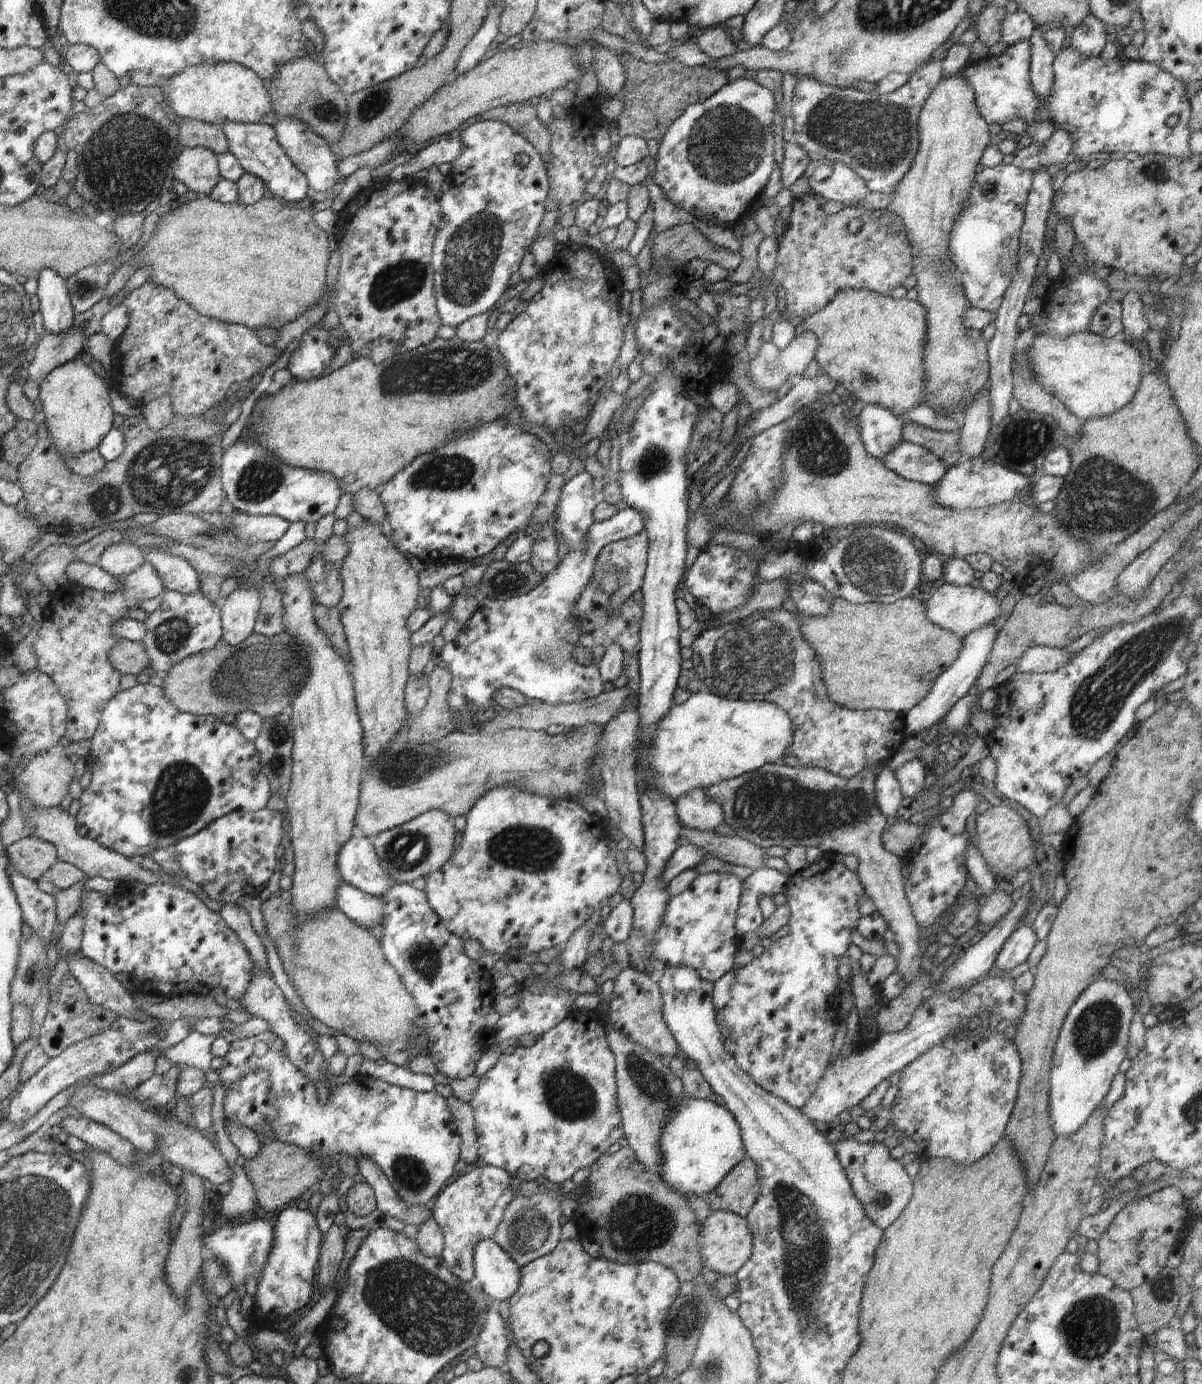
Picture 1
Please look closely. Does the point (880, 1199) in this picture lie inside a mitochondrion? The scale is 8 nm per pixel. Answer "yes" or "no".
yes

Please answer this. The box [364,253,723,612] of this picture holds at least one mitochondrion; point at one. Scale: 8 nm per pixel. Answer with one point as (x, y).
(450, 370)

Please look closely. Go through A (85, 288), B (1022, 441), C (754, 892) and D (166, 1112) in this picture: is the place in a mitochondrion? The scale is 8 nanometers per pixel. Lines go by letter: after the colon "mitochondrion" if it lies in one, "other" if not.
A: mitochondrion
B: mitochondrion
C: other
D: other

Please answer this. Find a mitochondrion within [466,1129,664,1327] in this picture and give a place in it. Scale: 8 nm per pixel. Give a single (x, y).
(528, 1229)

